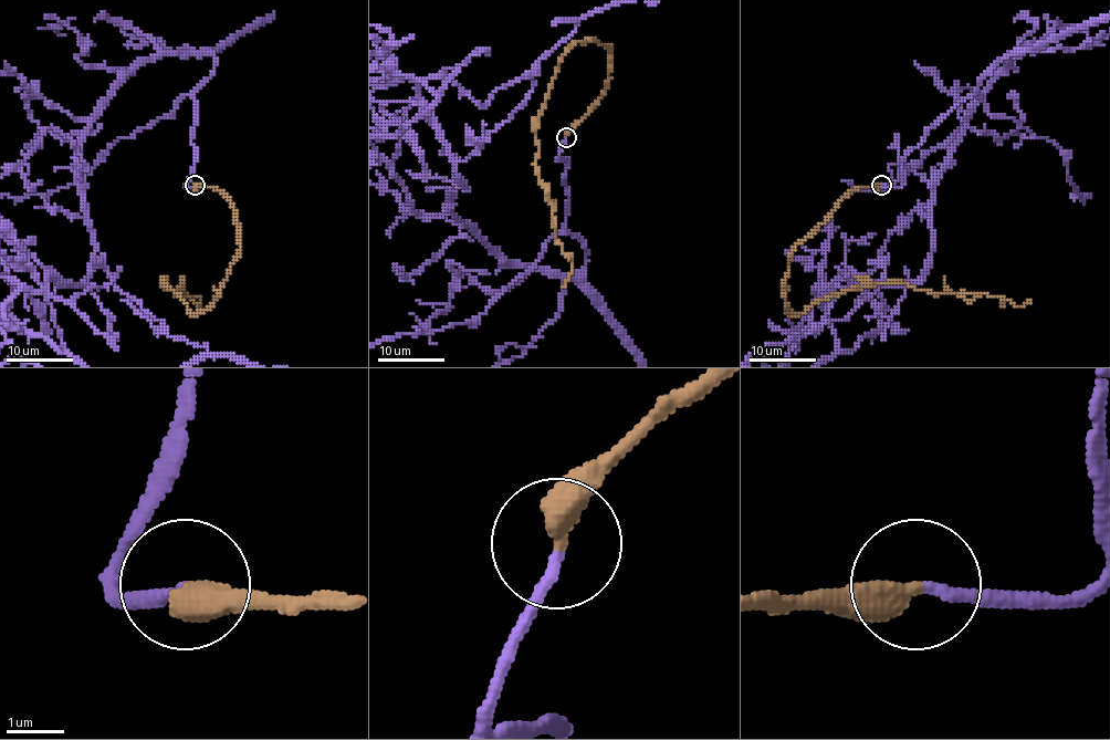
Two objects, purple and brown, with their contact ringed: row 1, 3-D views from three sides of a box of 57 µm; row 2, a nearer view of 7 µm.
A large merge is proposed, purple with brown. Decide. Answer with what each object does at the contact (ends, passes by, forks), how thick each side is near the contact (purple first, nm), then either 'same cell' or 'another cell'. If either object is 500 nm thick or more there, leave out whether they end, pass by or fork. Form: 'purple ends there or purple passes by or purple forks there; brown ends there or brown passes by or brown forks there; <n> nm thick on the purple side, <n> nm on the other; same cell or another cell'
purple ends there; brown ends there; 200 nm thick on the purple side, 460 nm on the other; same cell

